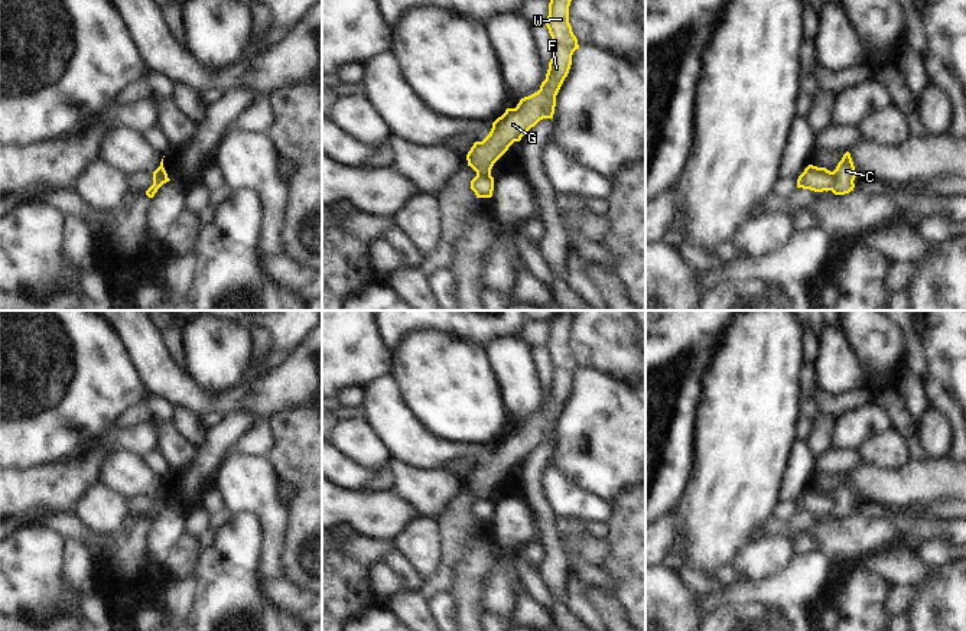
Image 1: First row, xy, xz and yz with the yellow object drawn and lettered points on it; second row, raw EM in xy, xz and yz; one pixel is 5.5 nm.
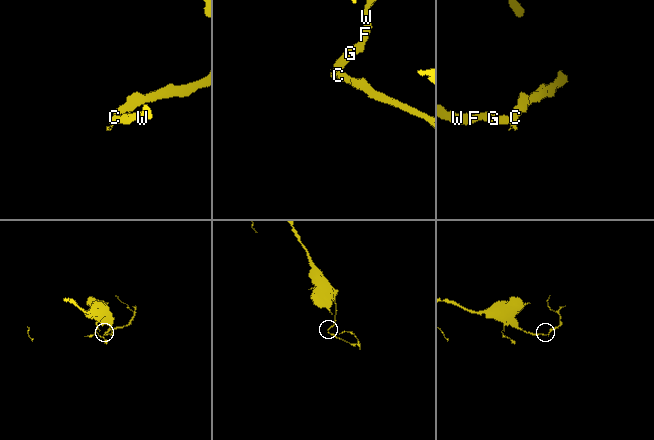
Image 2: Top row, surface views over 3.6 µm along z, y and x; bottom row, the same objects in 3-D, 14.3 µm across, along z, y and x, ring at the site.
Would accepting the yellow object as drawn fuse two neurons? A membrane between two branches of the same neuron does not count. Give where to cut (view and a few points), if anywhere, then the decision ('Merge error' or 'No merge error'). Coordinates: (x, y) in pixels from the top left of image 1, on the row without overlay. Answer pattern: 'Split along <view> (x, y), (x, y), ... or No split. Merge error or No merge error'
Split along yz (833, 495), (833, 508), (829, 513). Merge error

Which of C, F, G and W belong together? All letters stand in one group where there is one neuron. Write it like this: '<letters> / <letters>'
C / F G W

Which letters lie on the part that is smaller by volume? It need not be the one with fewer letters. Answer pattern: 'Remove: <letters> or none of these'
Remove: C

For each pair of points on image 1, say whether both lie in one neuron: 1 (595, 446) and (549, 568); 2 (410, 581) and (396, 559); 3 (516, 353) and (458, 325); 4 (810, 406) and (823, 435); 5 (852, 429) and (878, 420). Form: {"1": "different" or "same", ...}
{"1": "different", "2": "same", "3": "different", "4": "different", "5": "same"}

